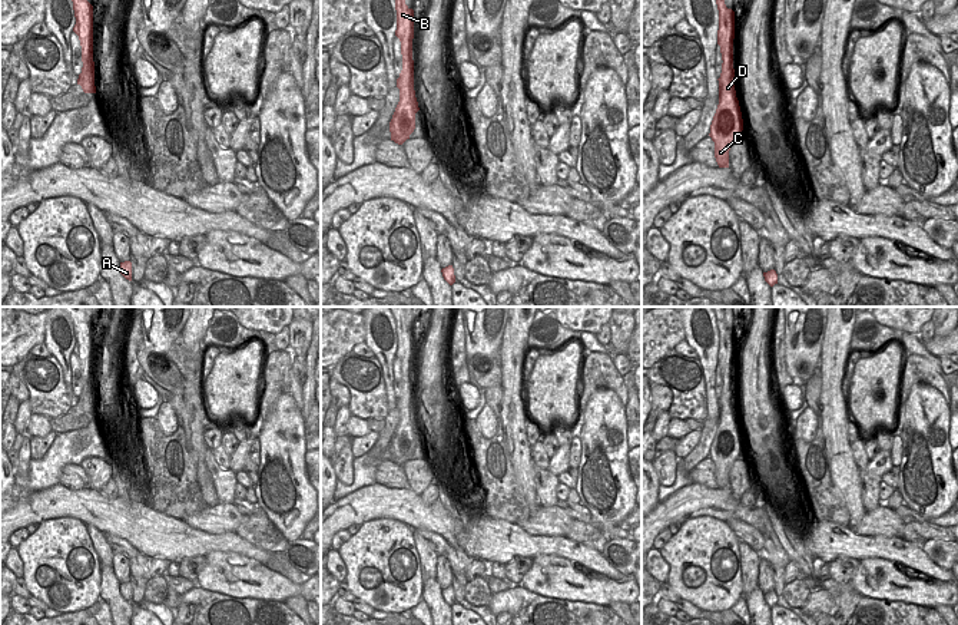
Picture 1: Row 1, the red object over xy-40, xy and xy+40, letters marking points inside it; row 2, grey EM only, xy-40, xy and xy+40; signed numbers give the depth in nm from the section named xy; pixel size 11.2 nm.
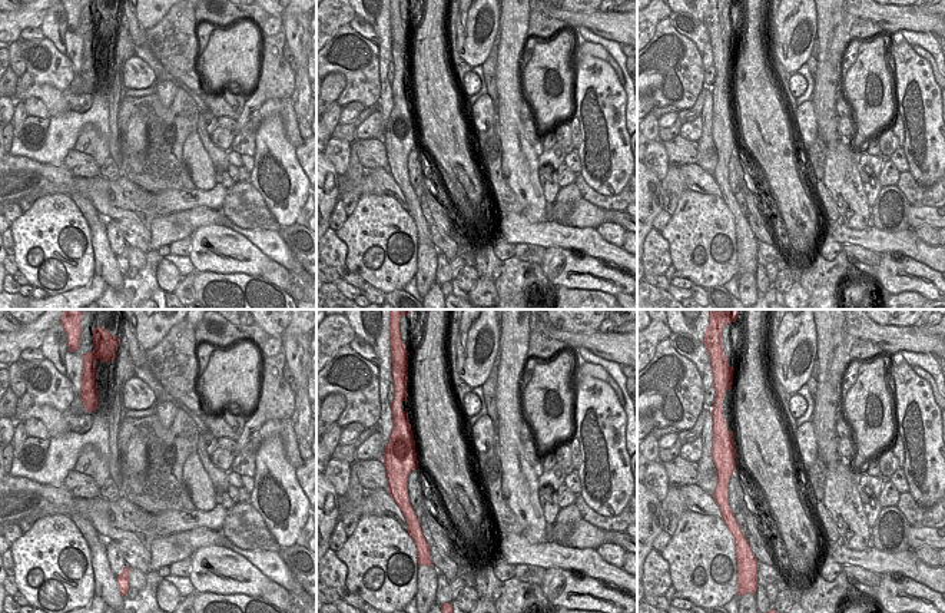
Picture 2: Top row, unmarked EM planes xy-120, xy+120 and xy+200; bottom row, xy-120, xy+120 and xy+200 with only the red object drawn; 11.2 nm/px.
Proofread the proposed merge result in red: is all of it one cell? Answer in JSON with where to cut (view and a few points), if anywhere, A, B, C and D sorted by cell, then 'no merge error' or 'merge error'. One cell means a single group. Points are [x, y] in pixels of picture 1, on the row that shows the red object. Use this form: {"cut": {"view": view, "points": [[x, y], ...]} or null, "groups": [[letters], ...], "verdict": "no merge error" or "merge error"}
{"cut": {"view": "xy-40", "points": [[92, 58], [83, 75], [85, 92]]}, "groups": [["A"], ["B", "C", "D"]], "verdict": "merge error"}

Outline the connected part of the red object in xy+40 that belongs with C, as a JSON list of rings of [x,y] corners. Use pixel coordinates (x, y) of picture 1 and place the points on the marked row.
[[[716,0],[719,10],[719,30],[717,30],[717,44],[722,53],[722,73],[719,80],[719,105],[710,125],[709,136],[715,142],[715,158],[719,168],[729,168],[729,151],[733,140],[743,130],[743,119],[736,97],[733,79],[729,76],[729,70],[733,67],[733,39],[735,39],[735,11],[727,9],[725,0]]]

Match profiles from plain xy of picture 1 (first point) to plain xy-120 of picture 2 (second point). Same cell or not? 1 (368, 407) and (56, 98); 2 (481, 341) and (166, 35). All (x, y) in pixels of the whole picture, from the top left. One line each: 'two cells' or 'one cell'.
1: two cells
2: two cells

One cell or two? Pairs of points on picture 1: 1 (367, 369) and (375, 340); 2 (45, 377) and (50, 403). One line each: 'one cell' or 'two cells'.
1: two cells
2: one cell

